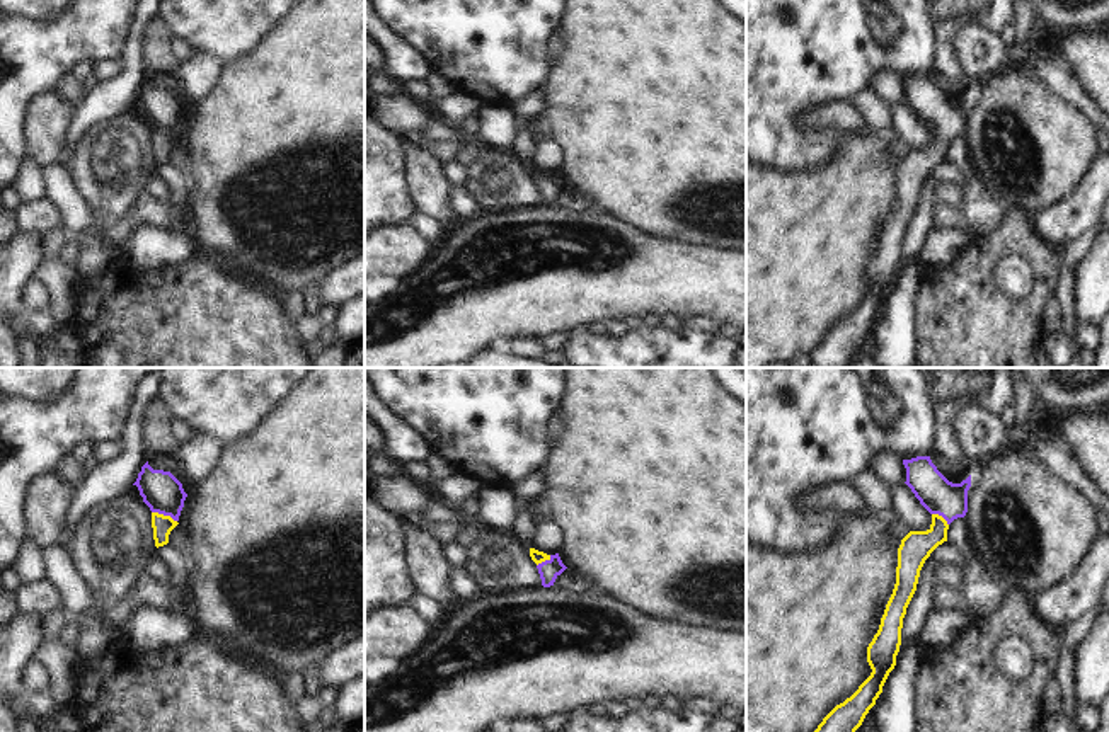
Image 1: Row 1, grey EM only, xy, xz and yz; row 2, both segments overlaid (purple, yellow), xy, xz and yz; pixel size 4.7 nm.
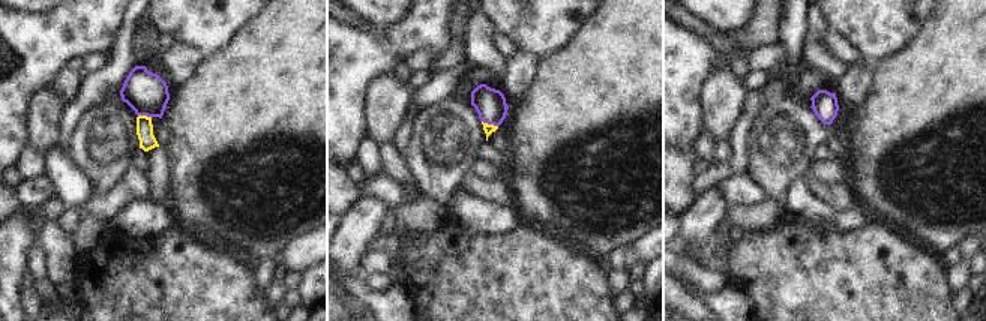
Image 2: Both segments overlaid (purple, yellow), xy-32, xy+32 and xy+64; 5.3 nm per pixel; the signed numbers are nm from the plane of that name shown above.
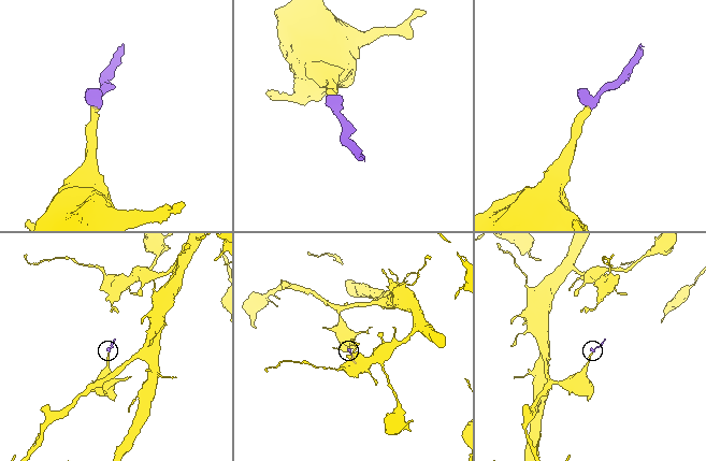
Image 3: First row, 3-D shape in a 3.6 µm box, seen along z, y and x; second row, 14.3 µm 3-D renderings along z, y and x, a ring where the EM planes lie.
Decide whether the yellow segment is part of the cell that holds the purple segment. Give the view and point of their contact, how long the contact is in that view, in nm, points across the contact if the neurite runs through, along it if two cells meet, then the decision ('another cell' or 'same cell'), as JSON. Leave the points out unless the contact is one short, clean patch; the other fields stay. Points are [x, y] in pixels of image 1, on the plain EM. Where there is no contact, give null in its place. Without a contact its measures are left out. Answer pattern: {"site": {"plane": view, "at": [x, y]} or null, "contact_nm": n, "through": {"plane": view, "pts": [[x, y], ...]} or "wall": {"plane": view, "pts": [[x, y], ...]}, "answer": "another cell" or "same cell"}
{"site": {"plane": "xy", "at": [164, 133]}, "contact_nm": 130, "through": {"plane": "xy", "pts": [[162, 111], [164, 133], [162, 143]]}, "answer": "same cell"}

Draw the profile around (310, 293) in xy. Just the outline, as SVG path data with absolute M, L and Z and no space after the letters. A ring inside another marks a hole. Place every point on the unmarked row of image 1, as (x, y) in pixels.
M307 284L302 289L303 300L305 300L305 315L317 315L317 312L322 308L317 284Z

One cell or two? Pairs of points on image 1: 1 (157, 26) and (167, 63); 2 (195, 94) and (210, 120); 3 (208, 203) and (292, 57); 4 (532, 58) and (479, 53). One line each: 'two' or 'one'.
1: one
2: two
3: one
4: one

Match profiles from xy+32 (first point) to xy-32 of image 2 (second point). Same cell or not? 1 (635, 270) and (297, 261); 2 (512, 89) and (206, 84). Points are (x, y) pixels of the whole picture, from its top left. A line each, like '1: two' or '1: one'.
1: two
2: two

